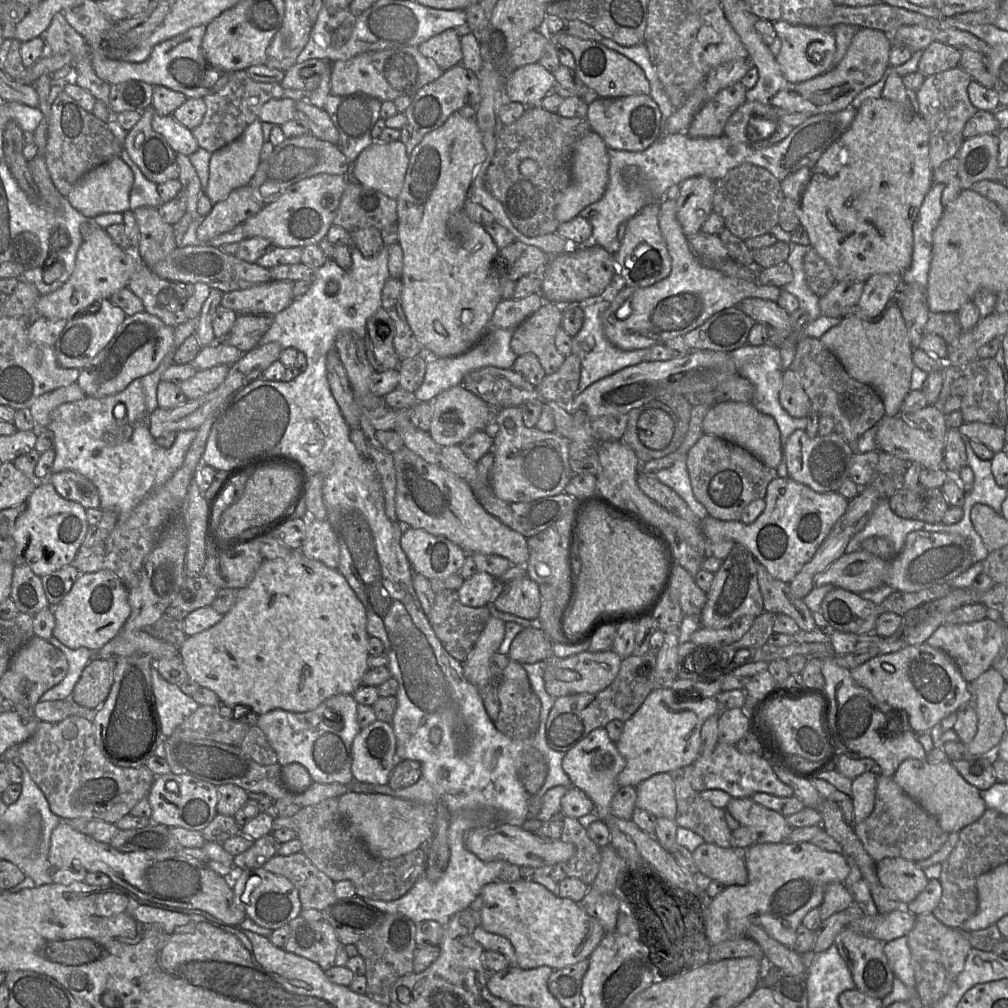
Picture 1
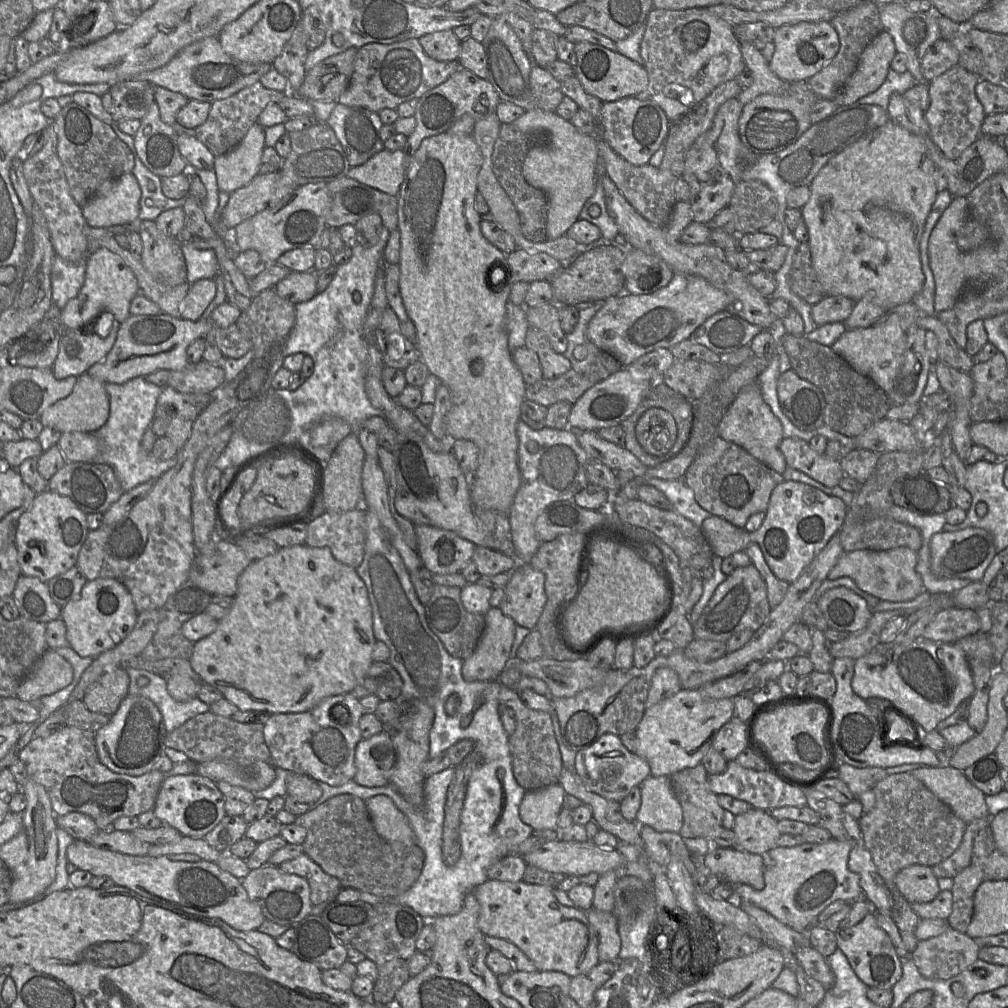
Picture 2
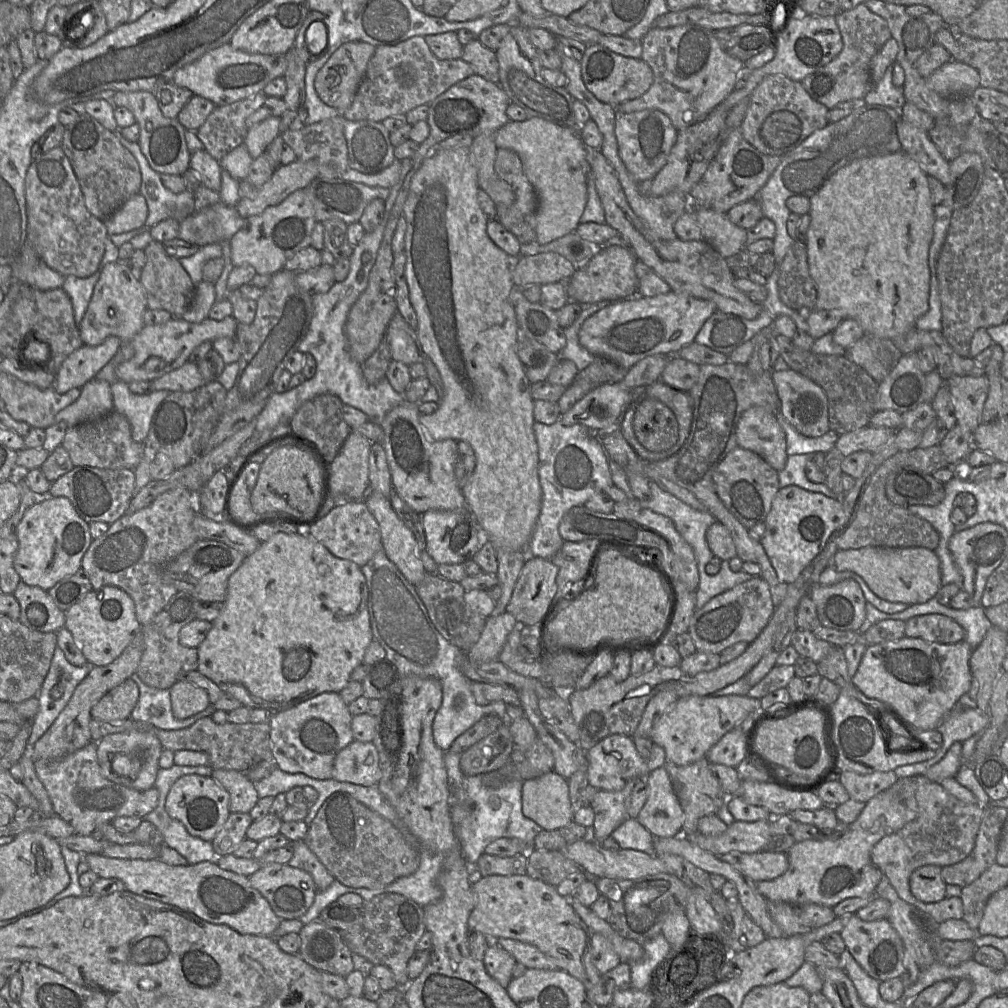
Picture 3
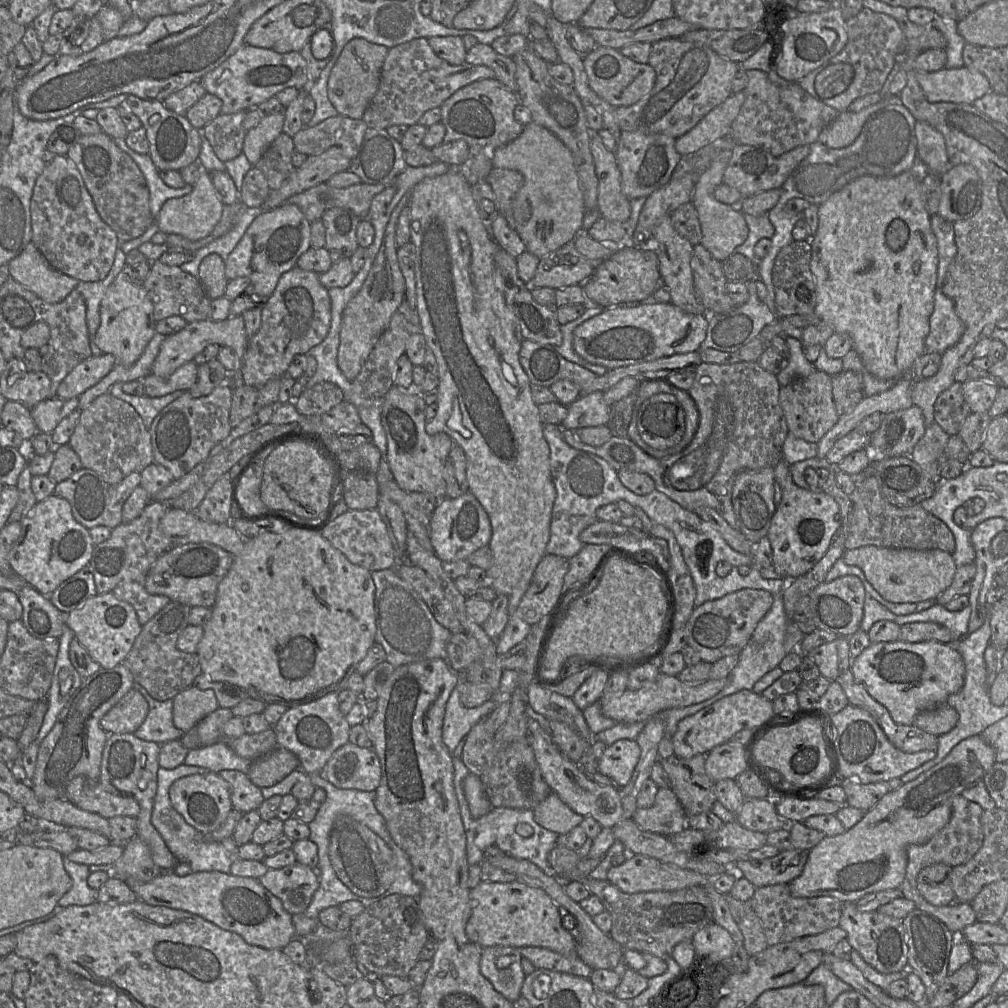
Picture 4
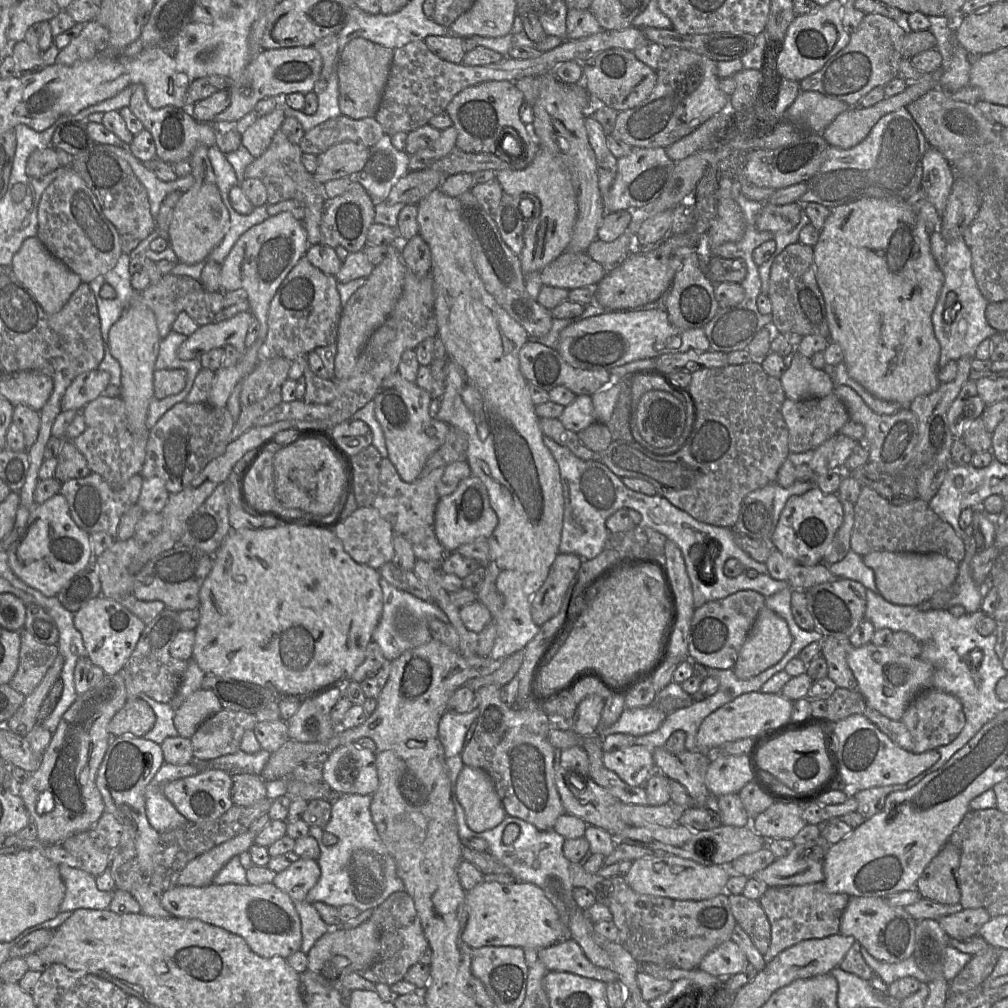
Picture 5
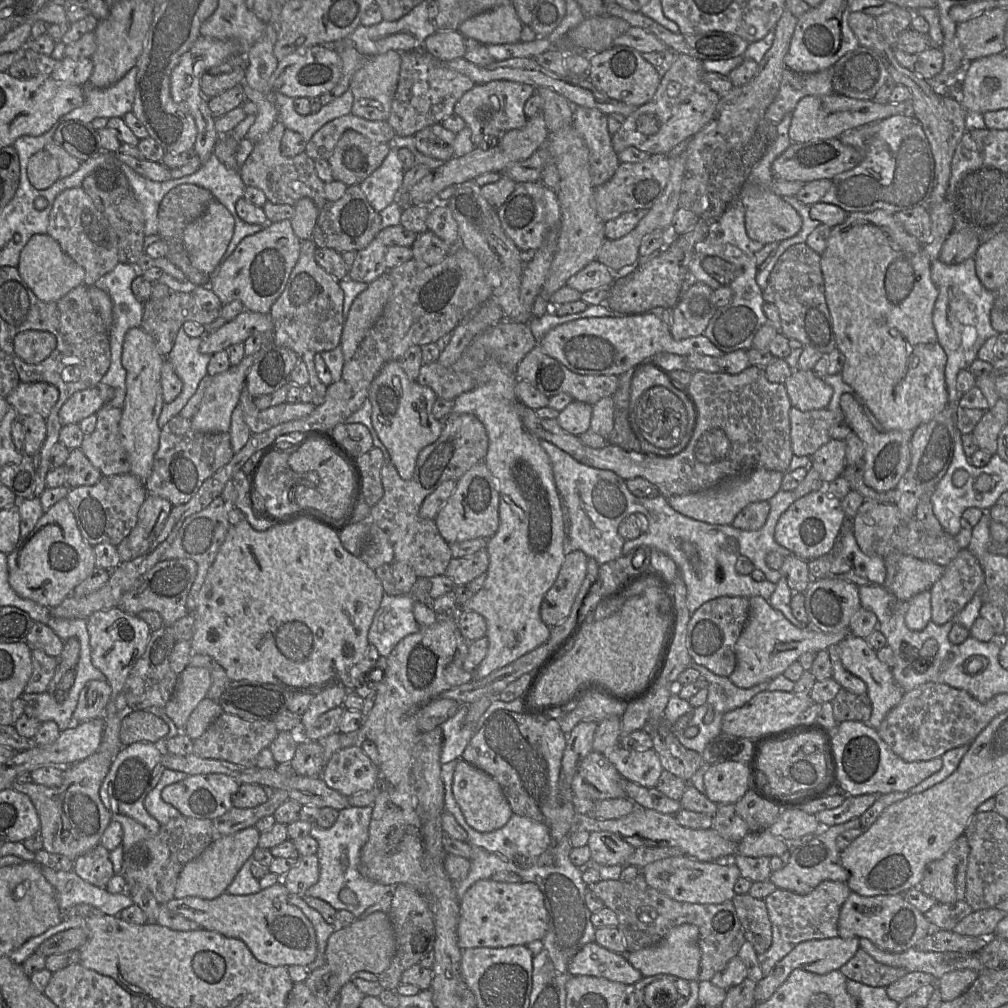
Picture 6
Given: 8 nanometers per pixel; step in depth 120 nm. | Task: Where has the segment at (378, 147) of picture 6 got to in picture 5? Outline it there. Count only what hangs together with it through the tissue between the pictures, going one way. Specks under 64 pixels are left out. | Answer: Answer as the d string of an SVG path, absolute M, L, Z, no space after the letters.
M343 141L331 146L317 156L314 178L321 184L343 177L353 177L360 172L370 155L370 148L352 141Z

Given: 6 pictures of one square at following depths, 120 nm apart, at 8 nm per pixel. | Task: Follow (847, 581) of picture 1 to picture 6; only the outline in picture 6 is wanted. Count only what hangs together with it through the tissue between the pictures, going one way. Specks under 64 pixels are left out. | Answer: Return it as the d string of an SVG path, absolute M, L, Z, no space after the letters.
M902 555L889 592L902 602L909 602L917 594L930 590L943 575L944 567L911 555Z

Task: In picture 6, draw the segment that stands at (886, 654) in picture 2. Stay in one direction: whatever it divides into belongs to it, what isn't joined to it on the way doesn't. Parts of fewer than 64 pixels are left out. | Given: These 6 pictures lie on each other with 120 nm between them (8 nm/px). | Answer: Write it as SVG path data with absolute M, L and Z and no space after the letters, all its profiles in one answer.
M848 635L838 645L839 655L844 667L864 681L867 686L867 696L872 705L868 724L878 729L887 713L901 701L905 692L895 682L892 669L878 659L876 651L869 645L866 639Z

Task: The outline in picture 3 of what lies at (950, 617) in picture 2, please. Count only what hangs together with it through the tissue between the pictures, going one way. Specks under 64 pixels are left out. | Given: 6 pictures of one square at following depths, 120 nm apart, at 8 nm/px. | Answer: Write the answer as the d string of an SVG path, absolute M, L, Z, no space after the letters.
M925 614L905 621L905 636L943 644L964 640L965 630L952 618L942 614Z

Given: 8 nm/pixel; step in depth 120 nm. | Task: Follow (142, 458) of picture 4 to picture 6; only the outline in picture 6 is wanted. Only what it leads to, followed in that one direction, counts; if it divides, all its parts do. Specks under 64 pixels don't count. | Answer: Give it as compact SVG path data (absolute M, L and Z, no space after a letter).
M103 405L96 413L97 422L94 431L85 435L80 446L81 451L86 455L95 468L103 476L116 474L127 474L130 472L130 464L127 453L122 446L119 423L122 417L122 409Z

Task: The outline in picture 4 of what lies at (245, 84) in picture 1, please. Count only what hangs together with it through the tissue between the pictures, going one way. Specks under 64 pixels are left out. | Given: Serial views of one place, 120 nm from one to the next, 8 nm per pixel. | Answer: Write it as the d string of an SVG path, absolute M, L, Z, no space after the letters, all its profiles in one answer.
M244 110L234 114L220 113L201 130L222 162L234 159L242 153L246 133L243 120L246 112Z

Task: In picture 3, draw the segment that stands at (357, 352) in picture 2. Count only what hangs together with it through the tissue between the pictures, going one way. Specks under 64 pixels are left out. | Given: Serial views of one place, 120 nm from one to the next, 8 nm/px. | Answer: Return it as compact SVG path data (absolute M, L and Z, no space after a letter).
M409 158L401 161L401 173L399 181L390 188L389 197L385 202L385 213L381 223L372 232L366 233L350 256L350 271L347 278L336 282L326 293L312 294L314 308L309 330L298 347L298 351L311 354L316 362L316 374L311 379L296 388L284 393L272 393L266 400L262 412L256 417L256 432L264 430L279 431L289 426L290 421L297 410L307 401L321 394L336 395L344 405L349 405L365 413L370 421L380 422L385 415L404 400L403 395L398 394L389 384L386 378L376 384L368 384L363 377L361 364L356 362L348 351L348 343L345 335L345 324L349 311L362 292L366 289L369 274L376 262L385 228L388 224L391 211L397 196L401 190L407 173L412 169Z

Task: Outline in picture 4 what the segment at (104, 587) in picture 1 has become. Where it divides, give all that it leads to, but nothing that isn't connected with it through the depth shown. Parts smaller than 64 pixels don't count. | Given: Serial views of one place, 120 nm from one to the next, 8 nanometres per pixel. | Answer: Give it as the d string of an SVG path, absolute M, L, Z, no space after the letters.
M111 593L96 594L66 615L66 625L86 649L91 659L103 669L124 663L135 639L141 632L135 609Z

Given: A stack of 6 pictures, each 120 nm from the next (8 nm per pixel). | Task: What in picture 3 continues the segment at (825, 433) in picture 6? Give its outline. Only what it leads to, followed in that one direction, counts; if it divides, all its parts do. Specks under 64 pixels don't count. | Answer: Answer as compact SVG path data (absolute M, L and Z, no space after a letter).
M791 369L773 371L771 374L784 418L803 436L820 437L827 433L830 430L828 401L822 388L809 378Z

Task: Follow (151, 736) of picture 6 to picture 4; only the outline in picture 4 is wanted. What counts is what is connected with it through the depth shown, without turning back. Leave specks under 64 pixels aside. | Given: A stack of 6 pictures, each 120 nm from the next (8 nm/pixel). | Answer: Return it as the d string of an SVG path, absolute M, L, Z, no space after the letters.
M131 688L100 720L107 734L135 733L148 714L148 703Z

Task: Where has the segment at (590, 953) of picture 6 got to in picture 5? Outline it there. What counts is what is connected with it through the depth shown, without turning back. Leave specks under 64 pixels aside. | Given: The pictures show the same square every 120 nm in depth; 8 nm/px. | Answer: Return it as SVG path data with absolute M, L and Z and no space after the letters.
M571 937L538 949L538 959L549 971L569 972L604 983L619 980L615 972L591 963Z

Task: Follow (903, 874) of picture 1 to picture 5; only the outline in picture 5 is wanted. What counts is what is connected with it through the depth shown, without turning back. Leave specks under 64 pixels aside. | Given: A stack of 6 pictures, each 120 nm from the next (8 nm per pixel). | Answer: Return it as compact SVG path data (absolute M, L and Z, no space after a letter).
M947 842L918 878L915 889L921 897L942 904L957 904L961 898L959 864L961 849Z

